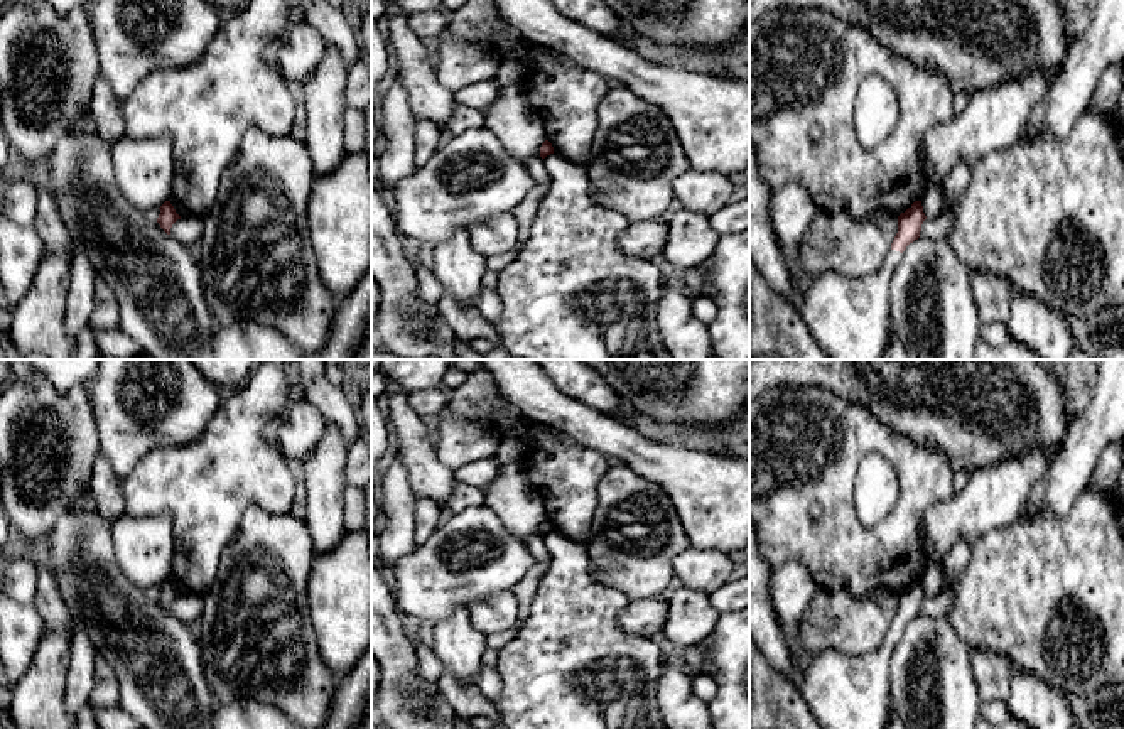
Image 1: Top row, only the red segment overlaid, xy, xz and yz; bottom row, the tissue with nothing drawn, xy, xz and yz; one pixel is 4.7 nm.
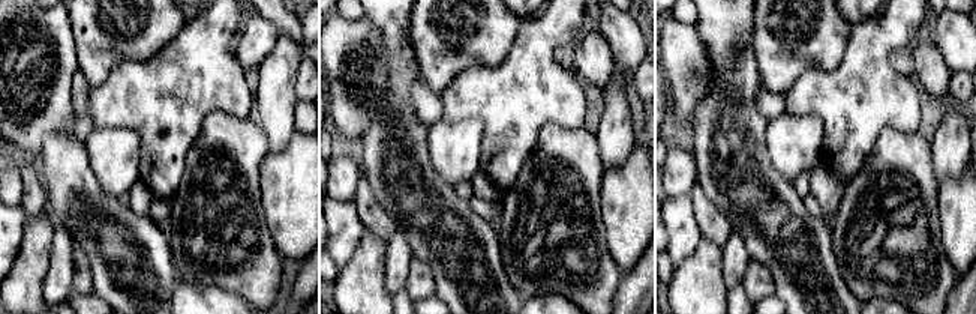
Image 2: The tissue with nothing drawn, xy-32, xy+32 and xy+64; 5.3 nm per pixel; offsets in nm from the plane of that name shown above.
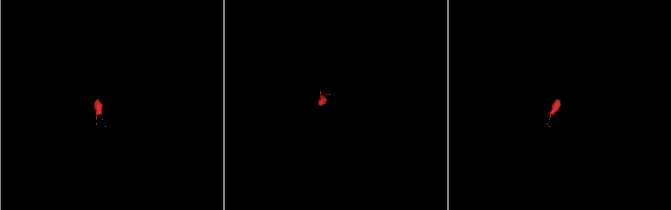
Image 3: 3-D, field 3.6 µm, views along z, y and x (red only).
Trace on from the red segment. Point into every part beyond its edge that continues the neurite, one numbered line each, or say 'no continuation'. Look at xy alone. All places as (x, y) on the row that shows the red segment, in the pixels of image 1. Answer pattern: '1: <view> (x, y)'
no continuation

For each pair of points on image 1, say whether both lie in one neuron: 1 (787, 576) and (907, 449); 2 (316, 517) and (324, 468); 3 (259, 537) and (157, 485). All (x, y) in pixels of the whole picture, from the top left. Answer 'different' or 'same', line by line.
1: different
2: same
3: different

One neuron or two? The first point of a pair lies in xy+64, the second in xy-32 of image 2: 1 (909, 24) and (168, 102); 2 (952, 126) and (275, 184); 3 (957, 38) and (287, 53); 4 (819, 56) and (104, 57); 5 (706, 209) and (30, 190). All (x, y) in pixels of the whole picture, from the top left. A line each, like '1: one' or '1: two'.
1: one
2: two
3: two
4: one
5: one

